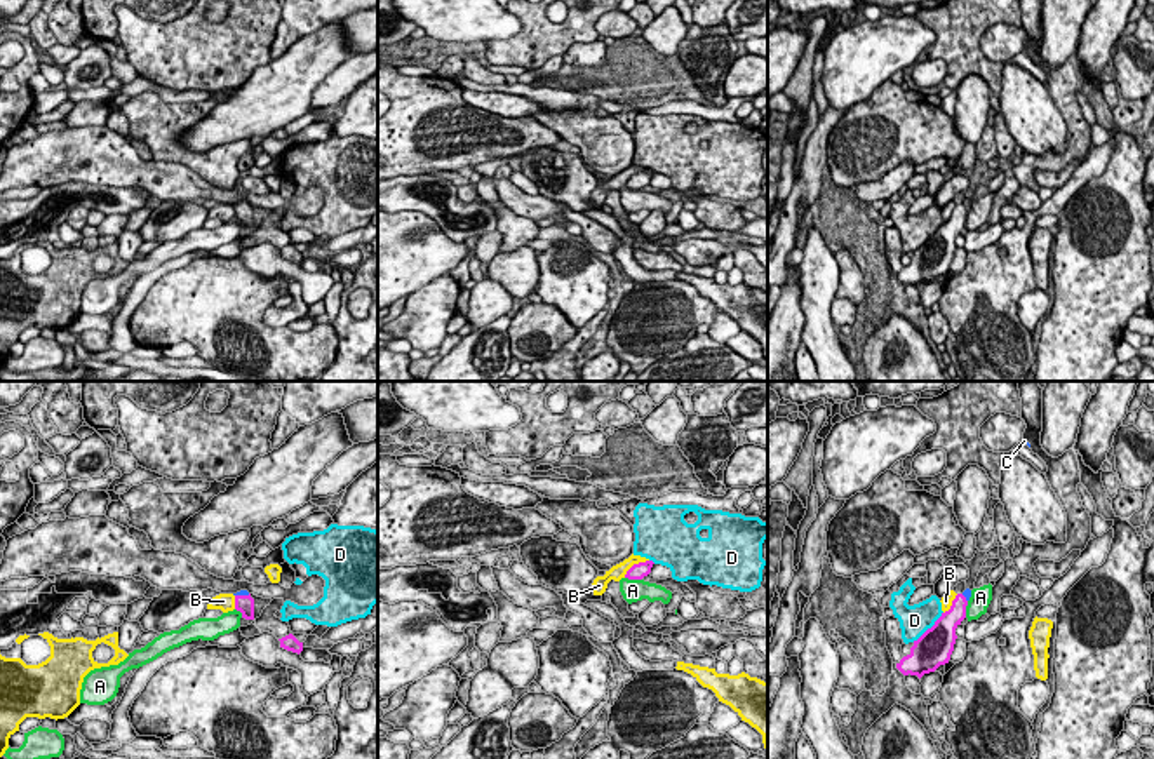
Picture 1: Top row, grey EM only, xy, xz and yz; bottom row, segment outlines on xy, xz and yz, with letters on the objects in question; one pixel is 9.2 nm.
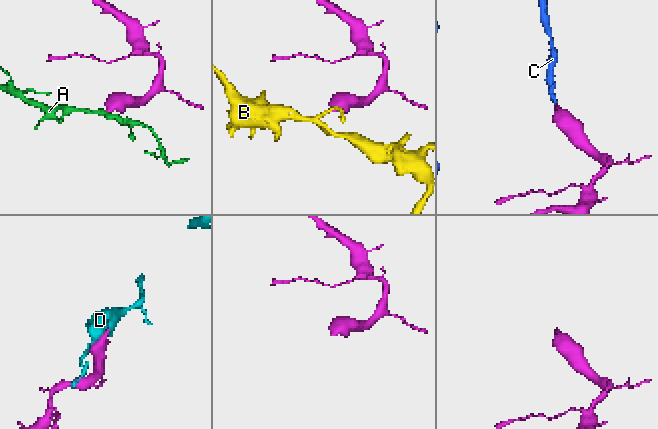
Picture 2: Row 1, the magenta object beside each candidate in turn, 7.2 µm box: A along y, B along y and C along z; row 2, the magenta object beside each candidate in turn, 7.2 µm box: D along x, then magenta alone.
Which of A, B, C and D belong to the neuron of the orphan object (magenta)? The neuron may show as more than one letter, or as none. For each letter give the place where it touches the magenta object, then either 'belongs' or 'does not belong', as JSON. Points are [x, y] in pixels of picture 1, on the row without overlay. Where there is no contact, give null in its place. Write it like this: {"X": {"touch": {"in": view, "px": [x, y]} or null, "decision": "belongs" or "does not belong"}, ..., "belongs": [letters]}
{"A": {"touch": {"in": "xz", "px": [634, 188]}, "decision": "does not belong"}, "B": {"touch": {"in": "xz", "px": [634, 174]}, "decision": "does not belong"}, "C": {"touch": {"in": "xy", "px": [242, 206]}, "decision": "belongs"}, "D": {"touch": {"in": "yz", "px": [928, 239]}, "decision": "does not belong"}, "belongs": ["C"]}

